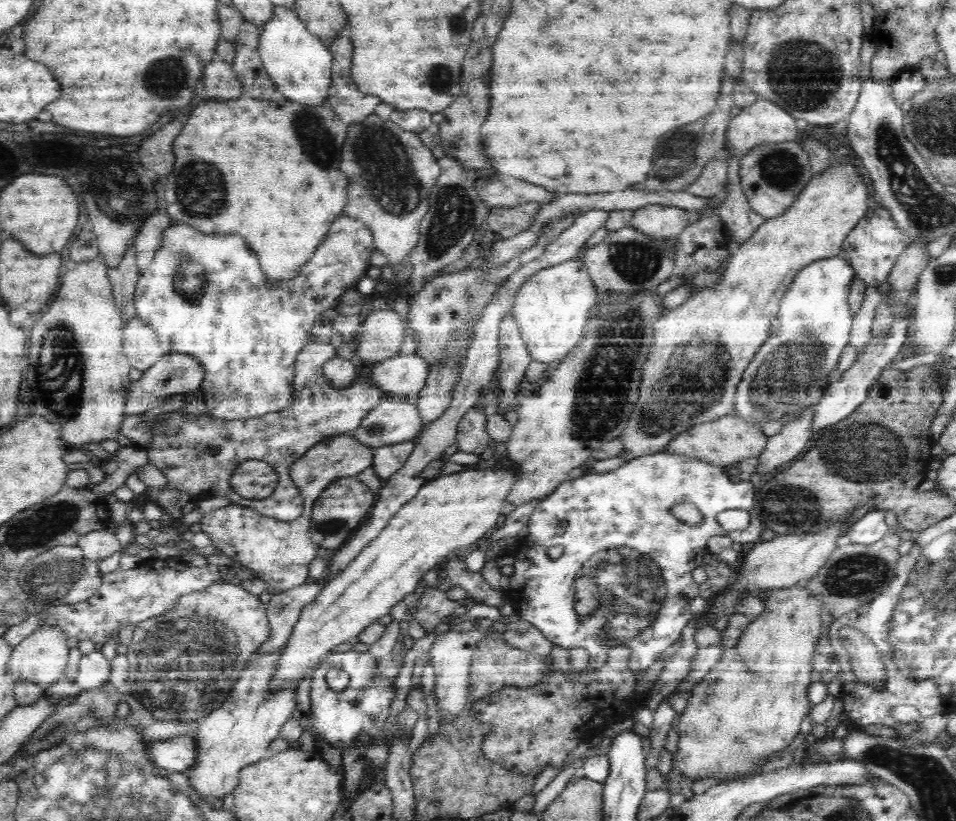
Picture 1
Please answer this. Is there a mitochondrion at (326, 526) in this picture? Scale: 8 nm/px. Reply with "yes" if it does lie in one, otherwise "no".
yes

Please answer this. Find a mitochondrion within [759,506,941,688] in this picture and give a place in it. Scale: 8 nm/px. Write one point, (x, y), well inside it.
(854, 576)

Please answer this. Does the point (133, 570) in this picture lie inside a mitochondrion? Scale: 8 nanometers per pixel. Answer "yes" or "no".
no

